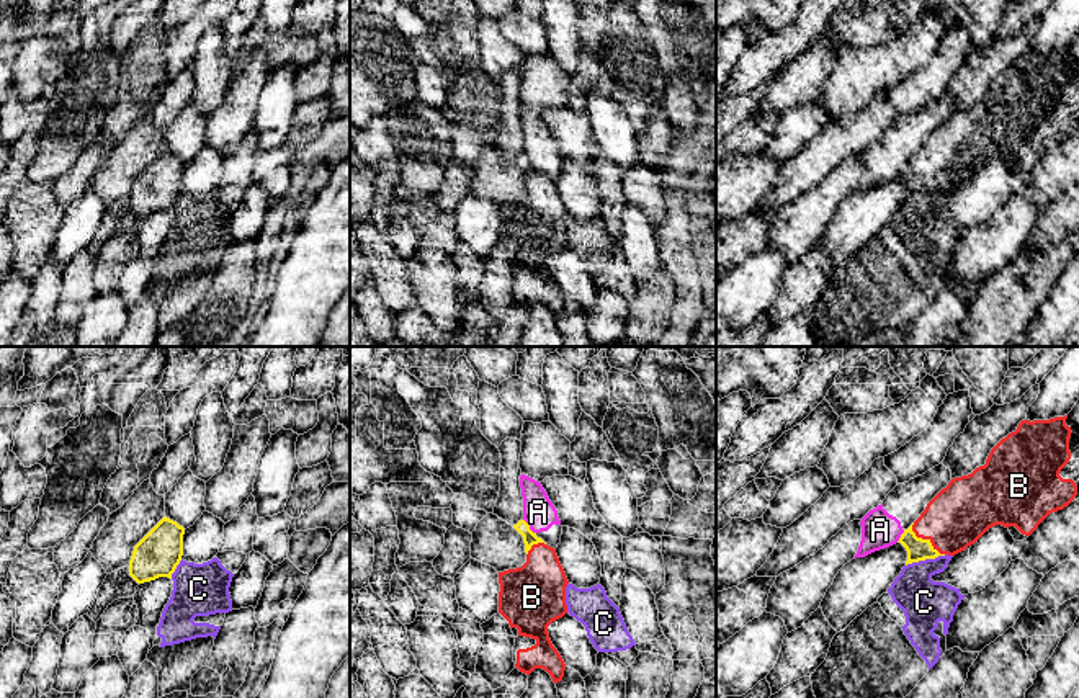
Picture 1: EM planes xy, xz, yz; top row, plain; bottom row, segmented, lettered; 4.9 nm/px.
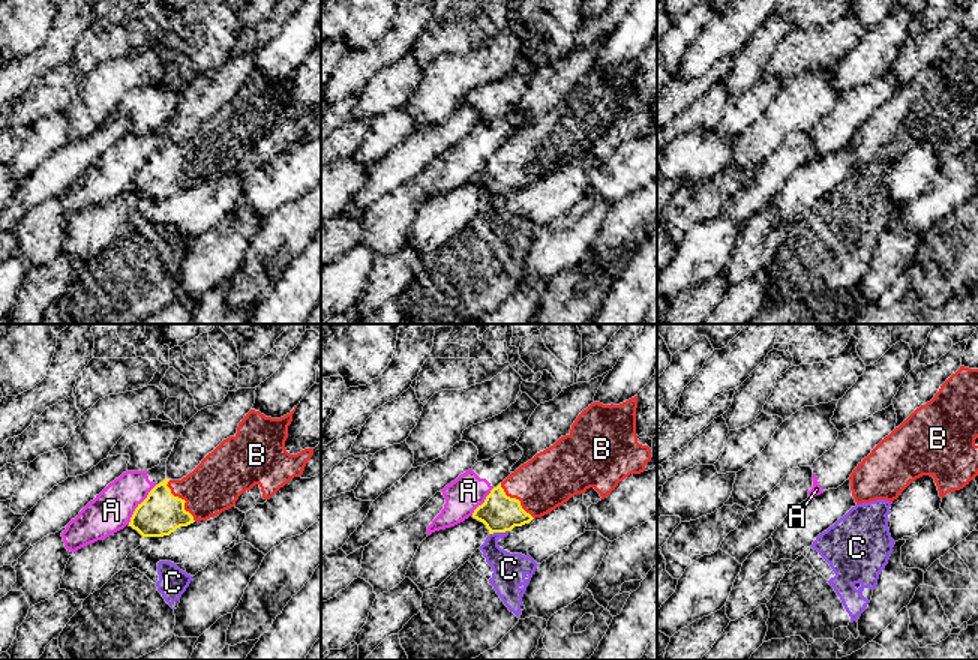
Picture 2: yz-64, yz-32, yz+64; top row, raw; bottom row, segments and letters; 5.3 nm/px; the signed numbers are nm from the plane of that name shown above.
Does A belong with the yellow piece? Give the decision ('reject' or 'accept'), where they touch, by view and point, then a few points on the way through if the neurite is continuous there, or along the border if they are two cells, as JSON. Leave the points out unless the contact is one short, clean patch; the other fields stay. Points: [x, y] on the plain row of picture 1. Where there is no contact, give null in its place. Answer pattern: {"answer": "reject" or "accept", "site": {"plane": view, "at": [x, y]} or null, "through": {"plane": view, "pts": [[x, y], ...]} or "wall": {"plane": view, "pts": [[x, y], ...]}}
{"answer": "reject", "site": {"plane": "xz", "at": [528, 161]}}

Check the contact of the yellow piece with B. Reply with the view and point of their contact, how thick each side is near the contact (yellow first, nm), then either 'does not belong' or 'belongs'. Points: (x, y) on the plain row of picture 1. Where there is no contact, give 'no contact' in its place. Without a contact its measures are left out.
meets yellow in yz at (926, 174); 110 nm thick on the yellow side, 300 nm on the other; belongs

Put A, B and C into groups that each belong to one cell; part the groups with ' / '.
A / B / C

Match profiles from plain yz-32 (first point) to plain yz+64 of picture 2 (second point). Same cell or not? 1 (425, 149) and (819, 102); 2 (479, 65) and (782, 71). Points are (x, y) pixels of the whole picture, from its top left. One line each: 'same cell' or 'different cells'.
1: same cell
2: same cell

